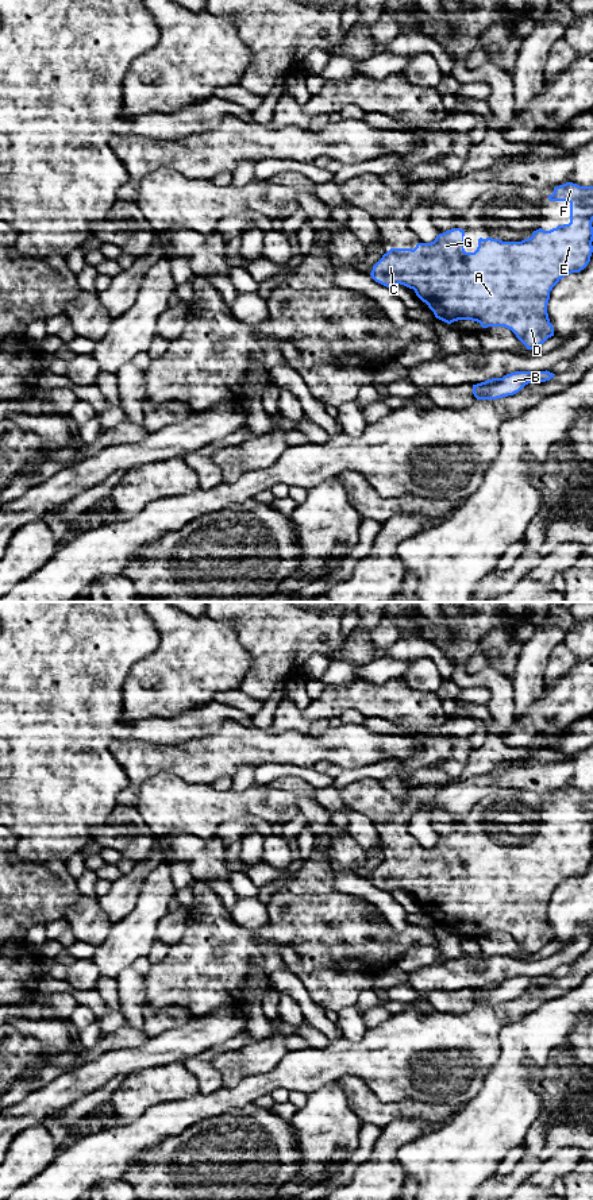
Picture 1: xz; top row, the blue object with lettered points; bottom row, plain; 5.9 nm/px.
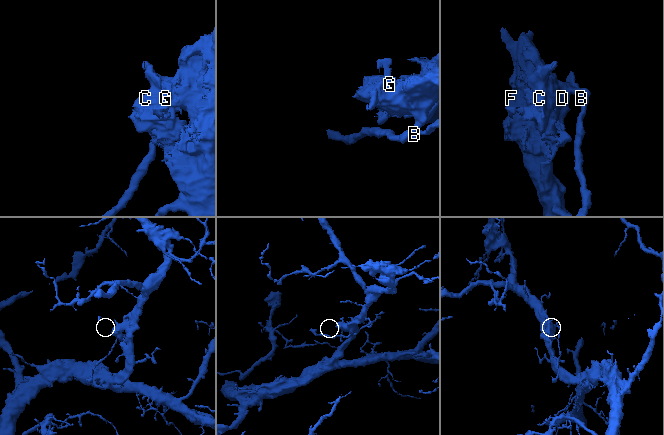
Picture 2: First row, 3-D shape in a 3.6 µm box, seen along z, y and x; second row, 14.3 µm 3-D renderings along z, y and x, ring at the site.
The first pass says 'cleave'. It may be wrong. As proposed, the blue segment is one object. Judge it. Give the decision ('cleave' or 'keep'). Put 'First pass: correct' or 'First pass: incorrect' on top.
First pass: correct
cleave

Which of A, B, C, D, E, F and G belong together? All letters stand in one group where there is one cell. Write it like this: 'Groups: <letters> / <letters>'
Groups: A C D E F G / B

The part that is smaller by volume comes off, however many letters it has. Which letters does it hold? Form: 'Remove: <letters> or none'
Remove: B

